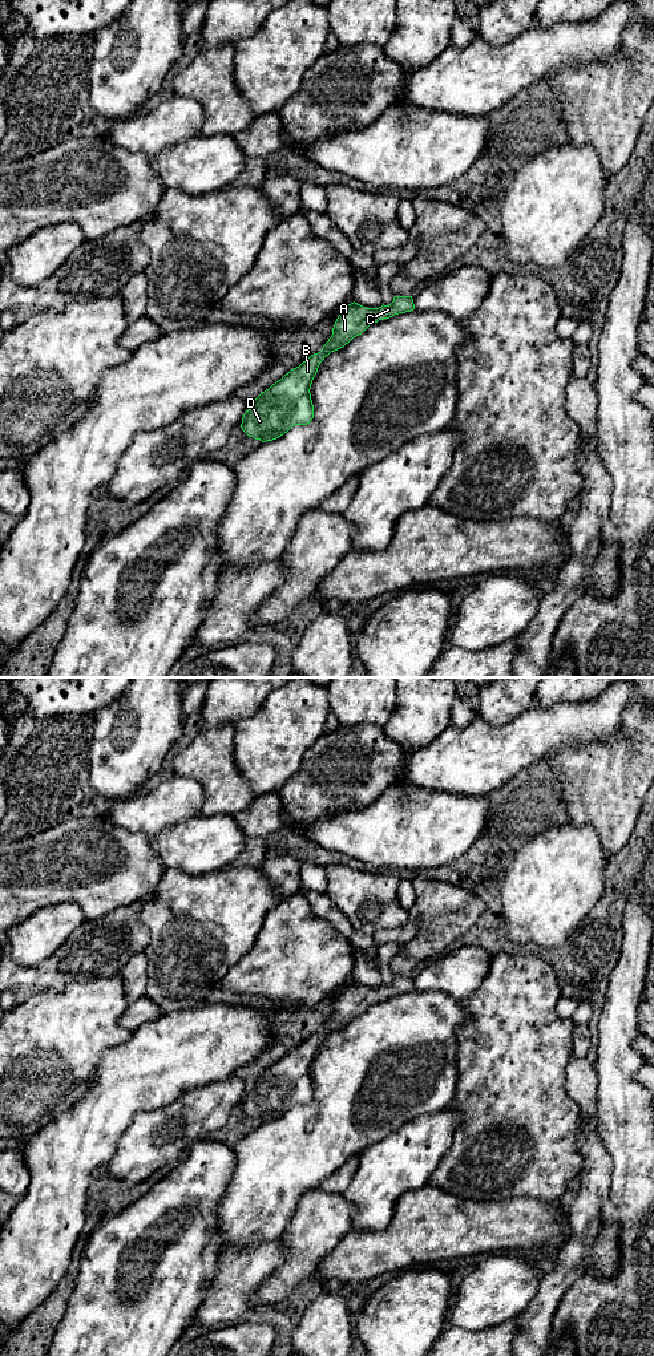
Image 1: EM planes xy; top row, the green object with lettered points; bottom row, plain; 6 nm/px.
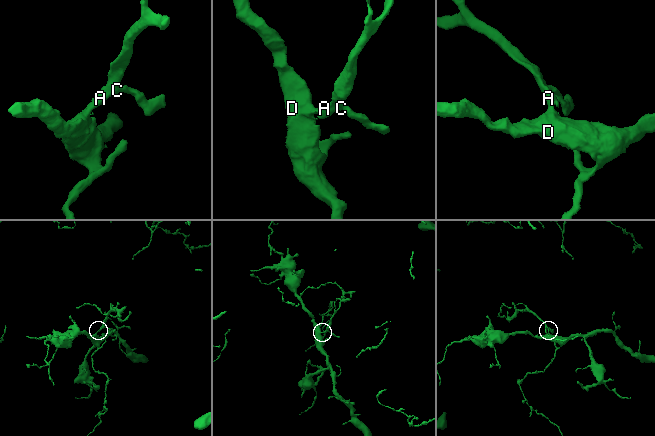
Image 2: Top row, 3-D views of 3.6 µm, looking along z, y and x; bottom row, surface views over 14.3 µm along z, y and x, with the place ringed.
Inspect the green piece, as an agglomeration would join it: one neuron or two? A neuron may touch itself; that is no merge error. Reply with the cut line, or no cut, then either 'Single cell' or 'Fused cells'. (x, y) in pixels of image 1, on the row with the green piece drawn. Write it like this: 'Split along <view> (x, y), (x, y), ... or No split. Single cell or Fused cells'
No split. Single cell

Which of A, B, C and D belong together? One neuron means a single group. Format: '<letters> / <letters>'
A B C D

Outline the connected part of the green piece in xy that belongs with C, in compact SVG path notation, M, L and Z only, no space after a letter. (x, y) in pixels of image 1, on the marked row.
M395 296L389 305L367 308L358 303L344 307L338 316L332 335L322 351L311 355L299 367L262 392L251 409L242 417L242 430L262 442L276 440L295 425L307 425L314 418L311 384L320 363L331 352L348 344L379 320L415 309L412 296Z

